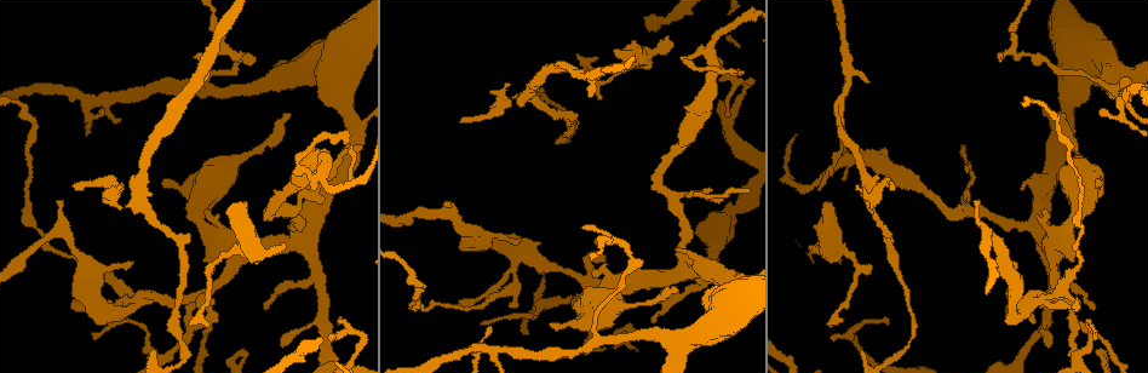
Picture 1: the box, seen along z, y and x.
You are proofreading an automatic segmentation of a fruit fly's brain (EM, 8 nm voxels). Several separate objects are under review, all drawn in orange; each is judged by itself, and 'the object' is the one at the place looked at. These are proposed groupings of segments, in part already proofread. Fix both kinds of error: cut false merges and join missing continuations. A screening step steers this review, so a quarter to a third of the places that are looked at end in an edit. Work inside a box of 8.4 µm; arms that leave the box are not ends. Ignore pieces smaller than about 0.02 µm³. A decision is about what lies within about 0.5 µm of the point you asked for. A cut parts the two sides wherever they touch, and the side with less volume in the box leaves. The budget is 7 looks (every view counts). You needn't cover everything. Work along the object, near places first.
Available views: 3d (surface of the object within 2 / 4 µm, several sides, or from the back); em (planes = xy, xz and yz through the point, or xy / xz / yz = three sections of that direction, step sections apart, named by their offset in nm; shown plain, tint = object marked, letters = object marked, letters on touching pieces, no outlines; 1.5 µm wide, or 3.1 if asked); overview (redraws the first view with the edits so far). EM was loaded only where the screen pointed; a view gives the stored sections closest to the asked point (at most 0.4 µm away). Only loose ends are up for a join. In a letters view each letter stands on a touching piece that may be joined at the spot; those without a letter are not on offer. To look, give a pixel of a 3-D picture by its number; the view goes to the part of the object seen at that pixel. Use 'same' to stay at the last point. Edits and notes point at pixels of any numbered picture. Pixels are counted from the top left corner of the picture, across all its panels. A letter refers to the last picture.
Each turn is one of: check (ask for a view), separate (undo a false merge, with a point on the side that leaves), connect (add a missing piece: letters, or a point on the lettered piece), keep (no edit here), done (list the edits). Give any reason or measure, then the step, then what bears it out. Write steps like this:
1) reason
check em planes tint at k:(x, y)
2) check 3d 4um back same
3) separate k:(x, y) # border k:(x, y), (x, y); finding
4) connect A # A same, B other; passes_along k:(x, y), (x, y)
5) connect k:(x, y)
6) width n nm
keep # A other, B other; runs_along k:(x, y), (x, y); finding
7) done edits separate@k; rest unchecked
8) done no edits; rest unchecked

calibre changes
check 3d 4um at 1:(676, 201)

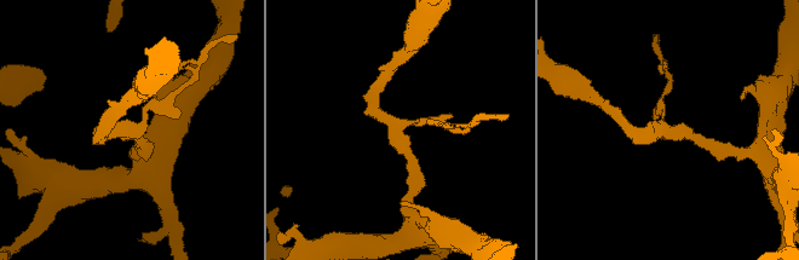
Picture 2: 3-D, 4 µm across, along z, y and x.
now the EM
check em planes letters at 2:(127, 132)

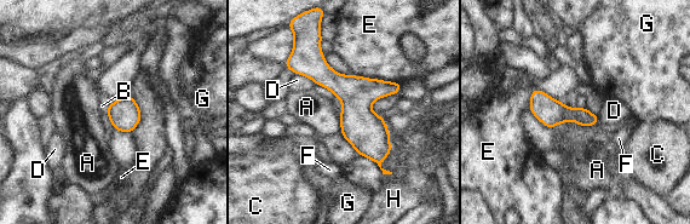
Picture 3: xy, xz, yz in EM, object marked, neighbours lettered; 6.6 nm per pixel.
width 120 nm
keep # A other, B other, C other, D other, E other, F other, G other, H other; all the same cell

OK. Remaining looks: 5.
abrupt turn
check em xz step 8 tint at 1:(706, 52)

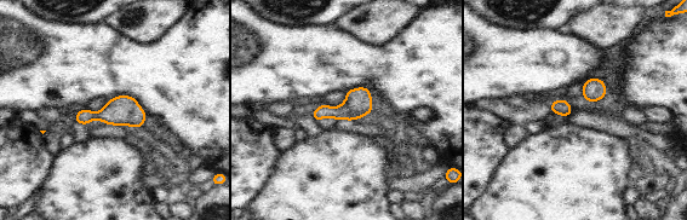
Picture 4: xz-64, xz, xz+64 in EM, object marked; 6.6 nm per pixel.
cut it another way
check em planes tint same

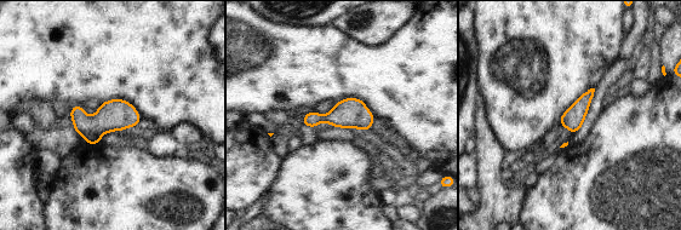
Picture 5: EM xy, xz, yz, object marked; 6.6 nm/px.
check em planes letters same

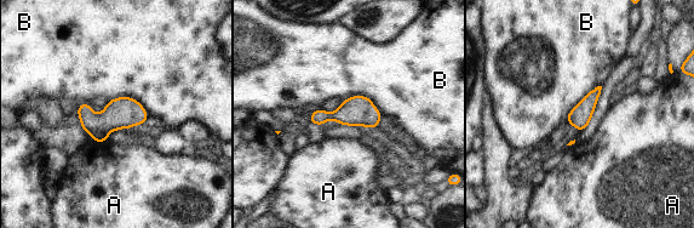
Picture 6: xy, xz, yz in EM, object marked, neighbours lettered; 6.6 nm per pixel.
keep # A other, B other; border 6:(108, 101), (132, 97), (149, 115); all the same cell

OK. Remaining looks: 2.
branch stops here
check em planes letters at 1:(665, 36)

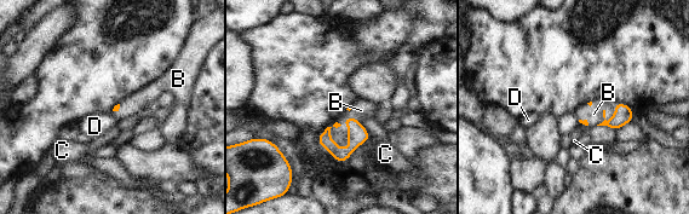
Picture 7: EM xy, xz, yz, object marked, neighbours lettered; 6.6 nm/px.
connect B # B same, C other, D other; passes_along 7:(357, 134), (339, 126), (361, 110); the cell continues

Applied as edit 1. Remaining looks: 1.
done edits connect@7; rest unchecked

